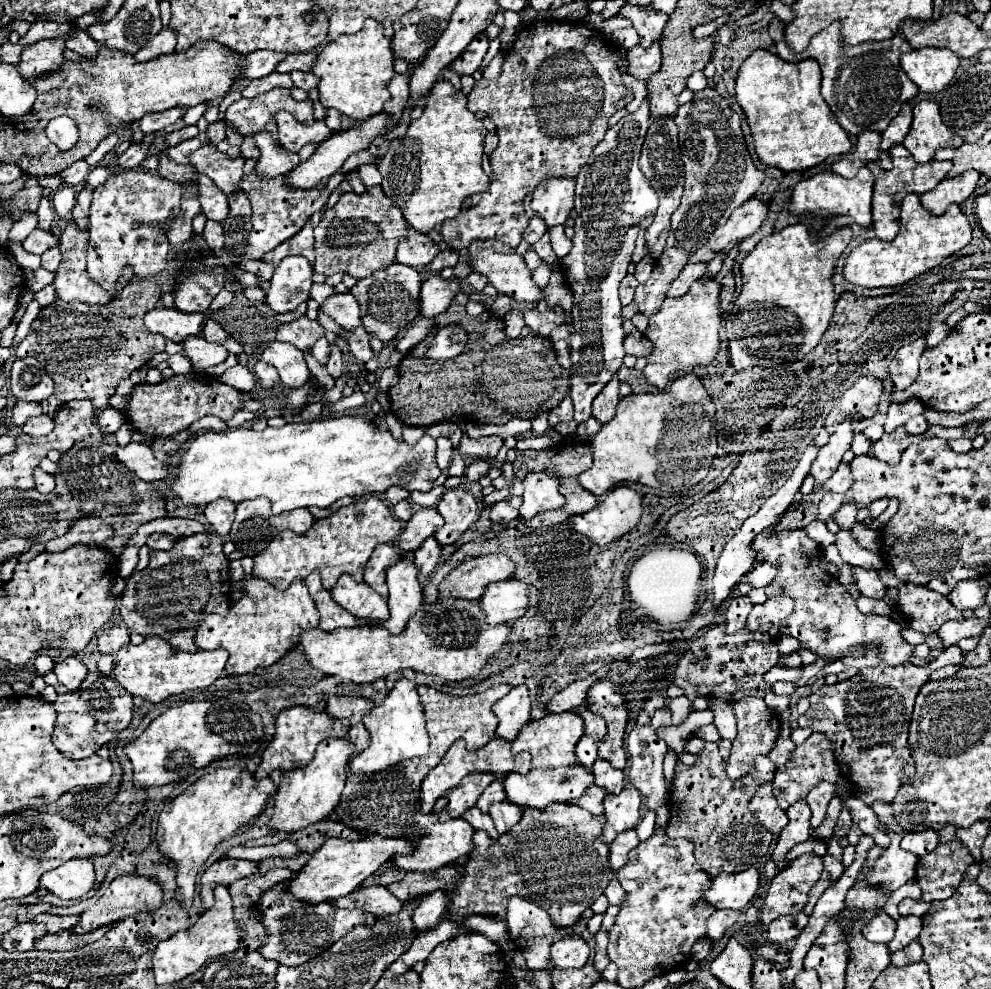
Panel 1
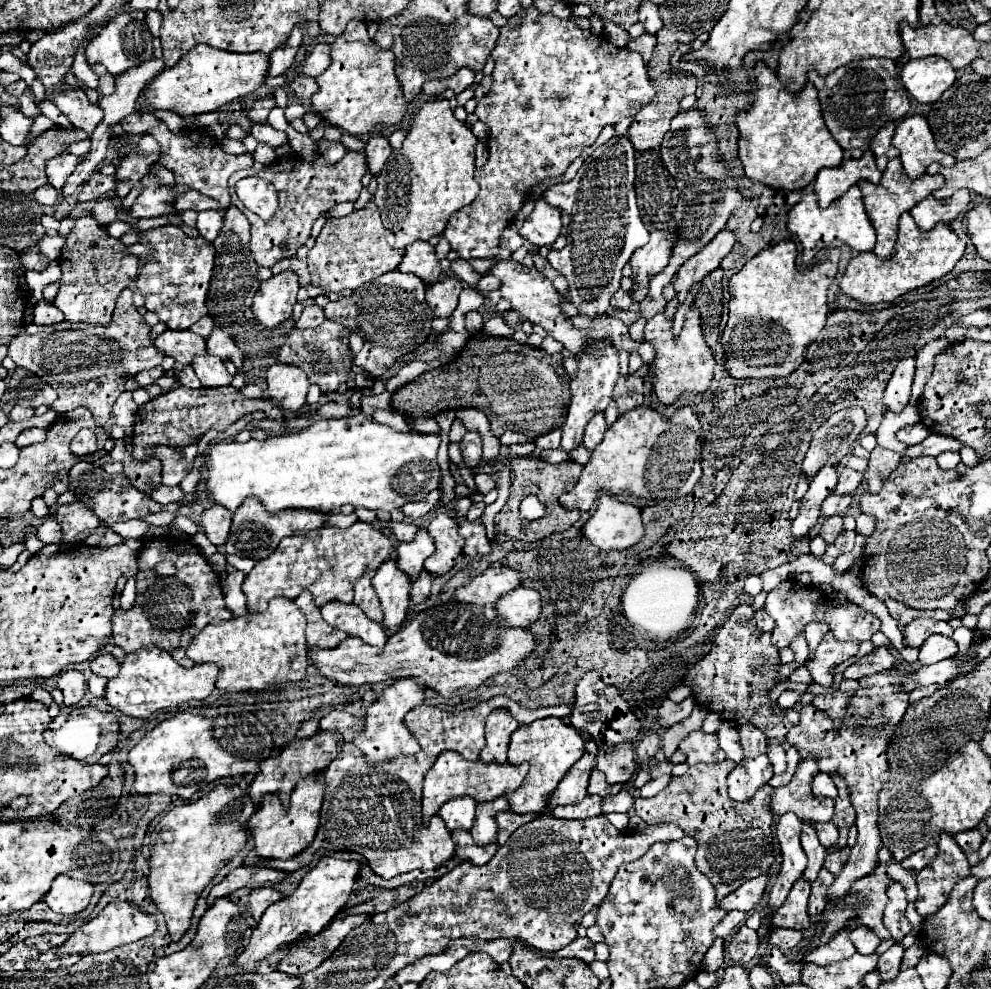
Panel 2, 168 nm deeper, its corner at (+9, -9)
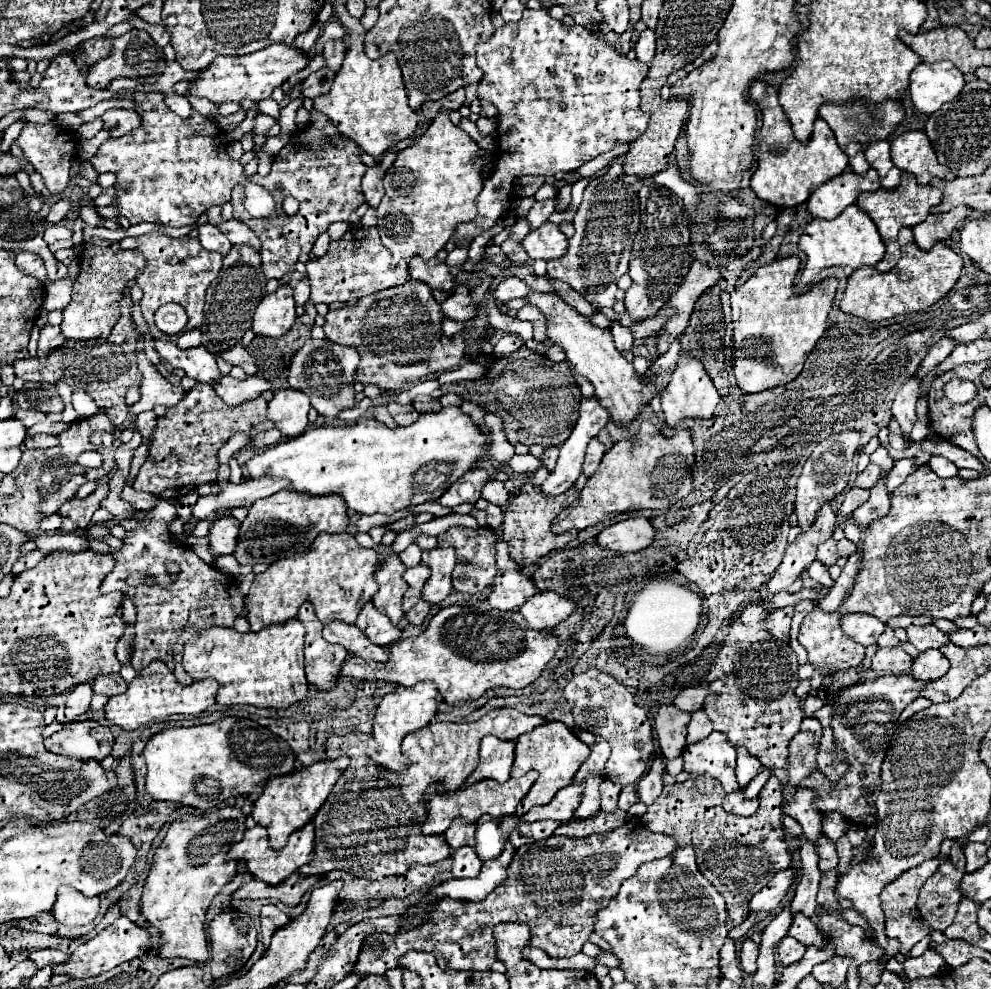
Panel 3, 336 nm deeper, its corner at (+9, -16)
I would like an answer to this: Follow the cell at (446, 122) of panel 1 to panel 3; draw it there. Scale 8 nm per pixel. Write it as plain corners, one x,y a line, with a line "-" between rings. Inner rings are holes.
440,112
426,130
426,134
396,156
394,164
384,176
386,194
382,198
382,204
378,206
378,232
382,244
392,252
394,260
404,260
412,256
422,256
424,260
434,258
452,238
458,224
476,218
476,196
484,188
482,166
484,158
478,144
460,126
454,126
446,112

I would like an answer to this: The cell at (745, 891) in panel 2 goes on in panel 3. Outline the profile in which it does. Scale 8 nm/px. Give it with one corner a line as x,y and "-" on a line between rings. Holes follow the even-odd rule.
786,868
774,874
774,878
758,892
752,896
750,900
750,910
758,912
758,910
776,910
780,906
780,902
784,900
784,896
788,894
790,886
794,884
796,878
796,870
794,868

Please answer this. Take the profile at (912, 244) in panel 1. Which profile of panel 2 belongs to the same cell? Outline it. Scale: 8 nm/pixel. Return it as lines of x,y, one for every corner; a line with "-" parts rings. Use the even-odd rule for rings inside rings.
902,213
894,255
890,259
880,259
872,251
858,253
856,257
850,259
846,273
840,279
840,287
848,297
852,297
864,305
890,303
896,297
900,297
912,289
918,289
922,285
928,285
934,279
952,271
952,267
958,263
962,253
964,253
964,243
950,229
950,225
938,223
930,231
920,231
918,225
914,223
912,215

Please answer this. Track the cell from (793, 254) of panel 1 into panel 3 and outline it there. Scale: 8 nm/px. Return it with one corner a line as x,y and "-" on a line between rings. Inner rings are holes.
796,256
776,258
774,262
758,268
756,274
748,278
748,282
742,284
738,290
734,290
730,296
732,326
734,326
734,336
732,336
734,340
734,376
742,392
762,392
762,390
792,382
802,372
802,366
808,354
812,352
814,344
826,330
826,318
828,318
828,310
832,308
838,280
826,278
820,284
816,284
810,292
796,296
792,292
792,280
798,274
798,268
800,268
800,262

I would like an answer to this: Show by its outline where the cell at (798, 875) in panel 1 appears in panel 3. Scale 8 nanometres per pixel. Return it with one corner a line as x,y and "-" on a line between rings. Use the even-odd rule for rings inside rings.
796,914
796,916
794,916
794,922
792,922
792,926
790,926
788,936
796,938
796,940
798,940
800,944
804,944
804,946
824,948
824,940
822,940
822,934
818,932
816,924
814,924
810,918
802,916
802,914

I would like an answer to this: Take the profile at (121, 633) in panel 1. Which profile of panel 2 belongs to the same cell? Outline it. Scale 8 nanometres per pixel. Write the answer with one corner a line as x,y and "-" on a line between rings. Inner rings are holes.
100,653
100,655
96,655
96,657
90,661
90,669
92,669
92,673
96,673
96,675
100,675
100,677
112,679
112,677
118,675
120,663
118,663
118,659
116,659
112,653

